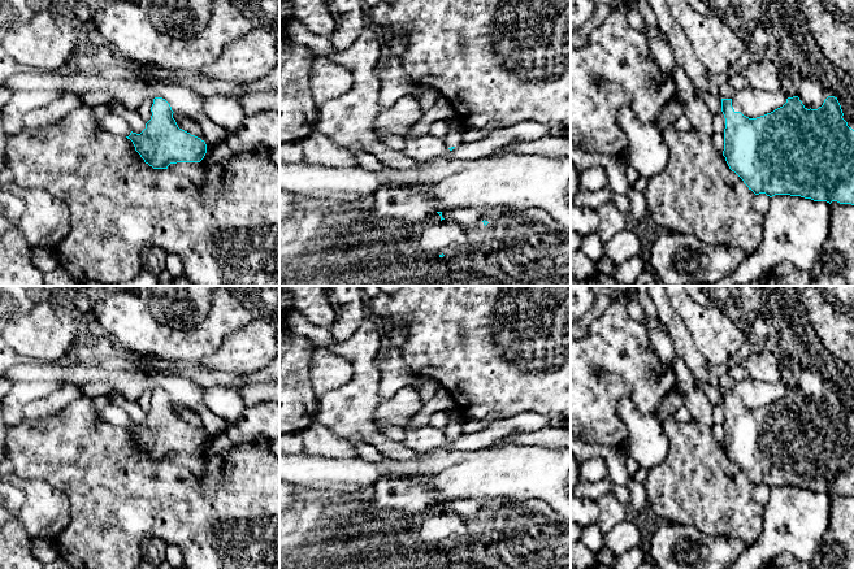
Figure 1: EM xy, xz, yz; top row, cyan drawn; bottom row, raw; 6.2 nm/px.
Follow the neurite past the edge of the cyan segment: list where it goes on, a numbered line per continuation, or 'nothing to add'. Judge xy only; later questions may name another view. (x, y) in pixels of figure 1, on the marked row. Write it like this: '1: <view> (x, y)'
nothing to add

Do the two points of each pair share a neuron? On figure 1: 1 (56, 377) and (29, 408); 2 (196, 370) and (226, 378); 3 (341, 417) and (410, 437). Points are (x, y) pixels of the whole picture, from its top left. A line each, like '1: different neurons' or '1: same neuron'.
1: different neurons
2: same neuron
3: different neurons

